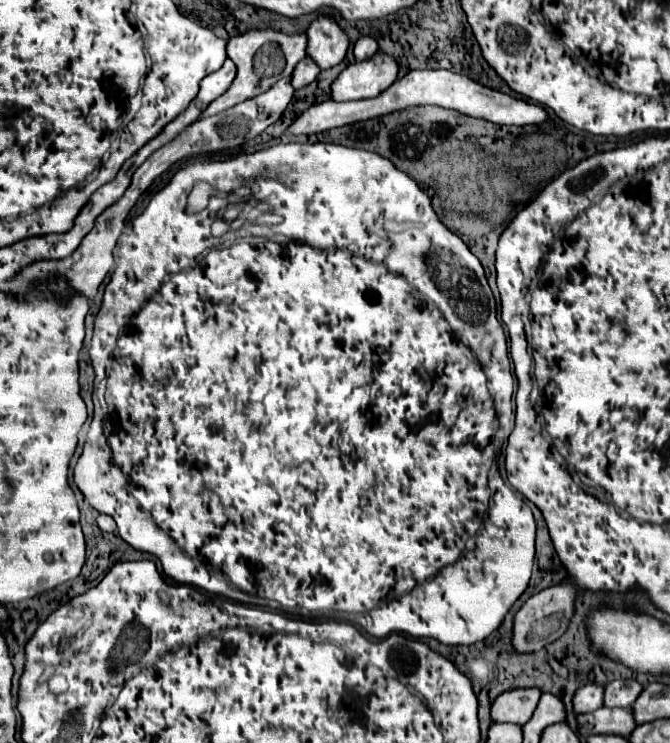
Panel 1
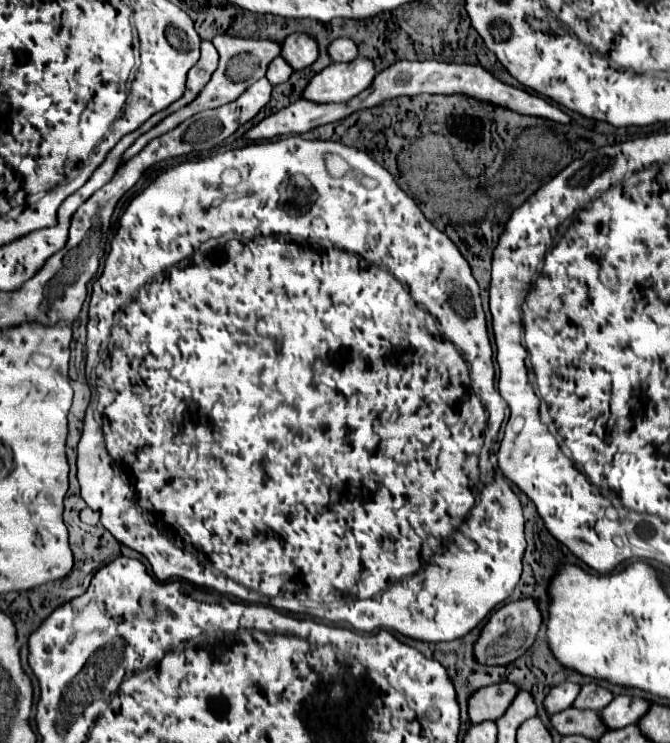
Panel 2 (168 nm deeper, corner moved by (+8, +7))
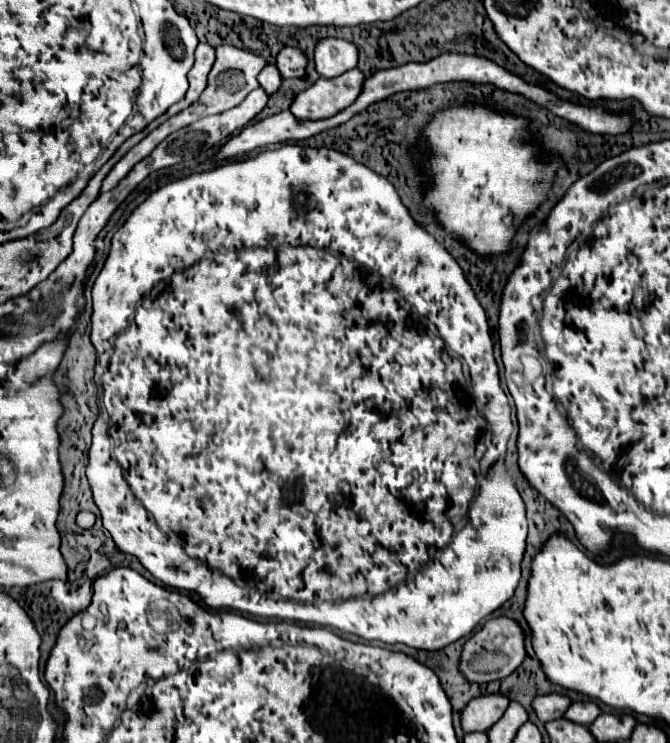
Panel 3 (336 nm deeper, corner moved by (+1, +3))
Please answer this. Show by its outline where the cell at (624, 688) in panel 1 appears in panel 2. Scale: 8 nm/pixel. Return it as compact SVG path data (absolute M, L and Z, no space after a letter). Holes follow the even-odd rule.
M587 683L583 685L577 701L573 703L573 707L577 709L593 709L593 711L603 711L613 699L613 693L607 687L601 687L599 683Z

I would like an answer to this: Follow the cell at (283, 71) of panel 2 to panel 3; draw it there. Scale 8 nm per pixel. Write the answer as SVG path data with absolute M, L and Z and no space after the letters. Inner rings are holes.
M266 65L266 67L260 71L260 75L258 75L258 83L260 83L260 87L262 87L268 95L276 93L278 87L280 87L280 83L282 83L282 77L280 77L276 65Z

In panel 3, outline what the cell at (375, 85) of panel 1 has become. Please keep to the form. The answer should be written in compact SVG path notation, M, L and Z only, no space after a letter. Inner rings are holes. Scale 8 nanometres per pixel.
M352 69L334 79L318 79L312 87L294 97L290 111L298 121L328 119L356 101L362 83L364 75L358 69Z

